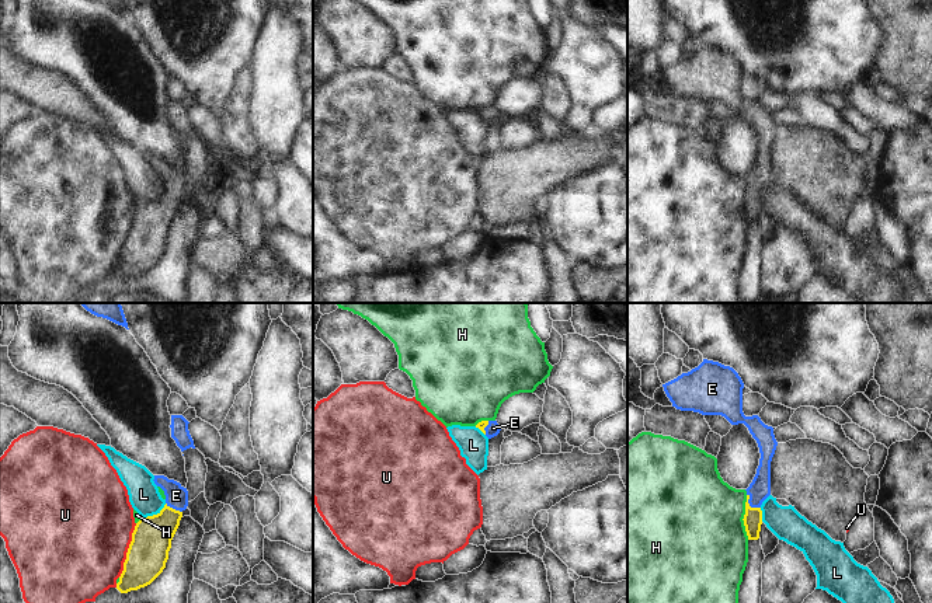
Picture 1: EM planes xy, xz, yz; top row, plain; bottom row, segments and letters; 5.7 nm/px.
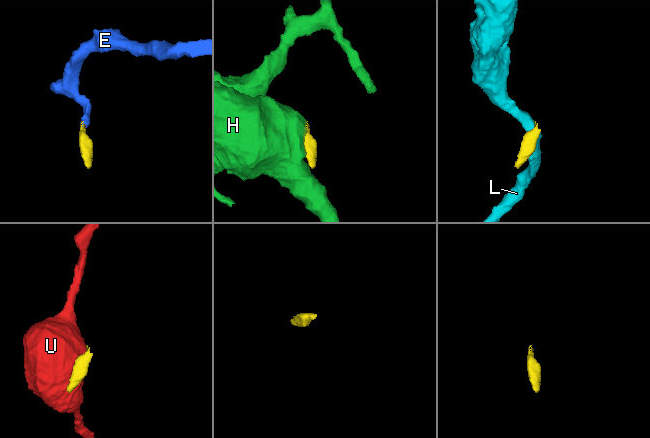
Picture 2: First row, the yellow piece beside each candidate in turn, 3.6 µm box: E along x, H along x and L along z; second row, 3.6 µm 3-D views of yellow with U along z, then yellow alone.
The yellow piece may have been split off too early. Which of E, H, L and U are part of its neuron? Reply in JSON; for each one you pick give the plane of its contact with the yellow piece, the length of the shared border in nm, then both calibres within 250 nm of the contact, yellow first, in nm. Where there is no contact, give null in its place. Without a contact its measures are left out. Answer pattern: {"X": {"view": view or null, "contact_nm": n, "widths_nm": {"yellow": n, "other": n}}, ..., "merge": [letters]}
{"E": {"view": "yz", "contact_nm": 120, "widths_nm": {"yellow": 110, "other": 120}}, "merge": ["E"]}

